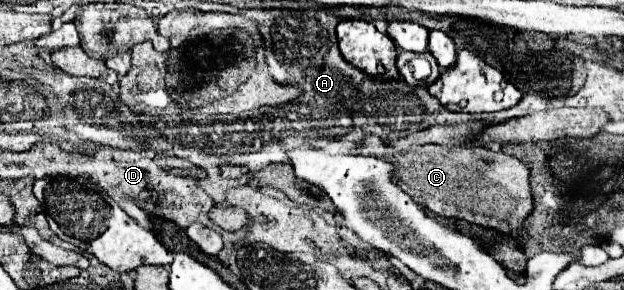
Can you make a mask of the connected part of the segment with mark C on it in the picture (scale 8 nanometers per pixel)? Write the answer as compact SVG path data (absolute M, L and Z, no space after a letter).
M368 136L352 154L376 156L396 166L394 182L410 194L420 206L436 212L448 220L466 220L498 232L516 232L532 212L532 192L528 186L528 168L514 156L504 152L490 152L478 144L444 146L422 144L398 150L384 144L378 136Z

